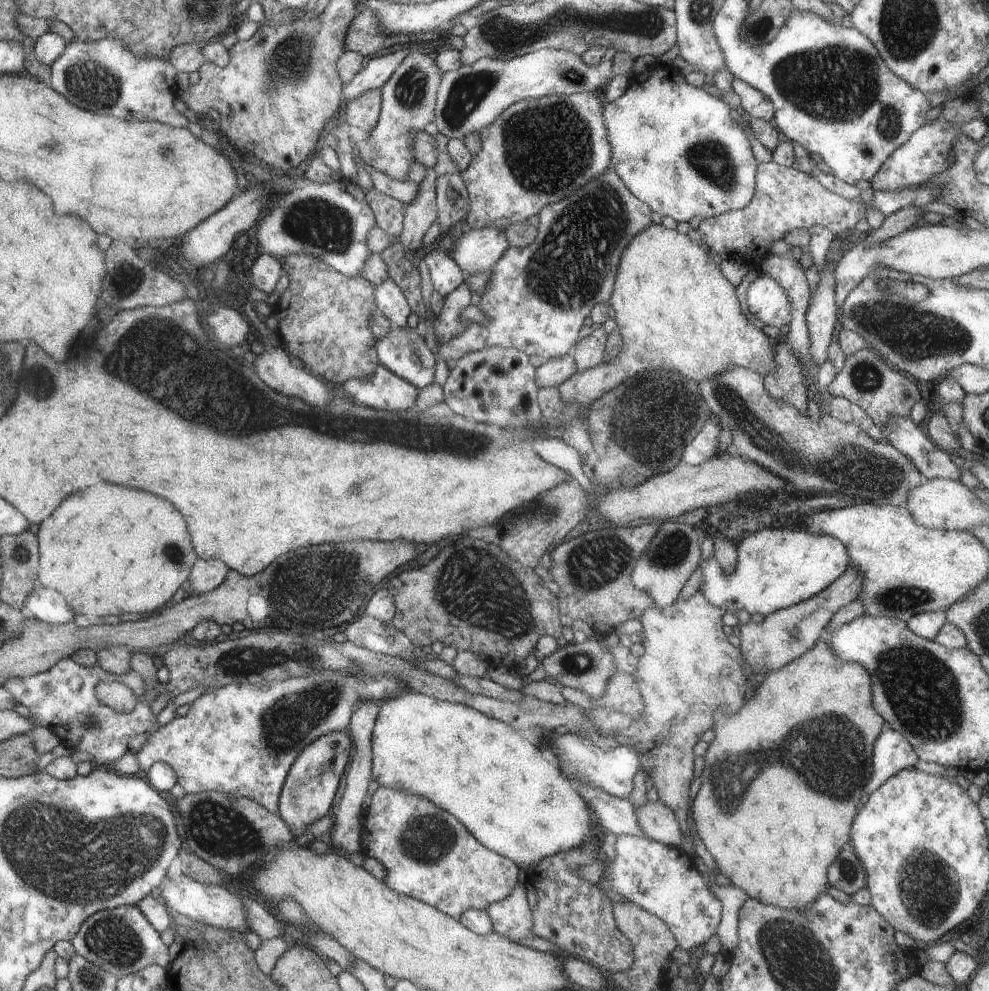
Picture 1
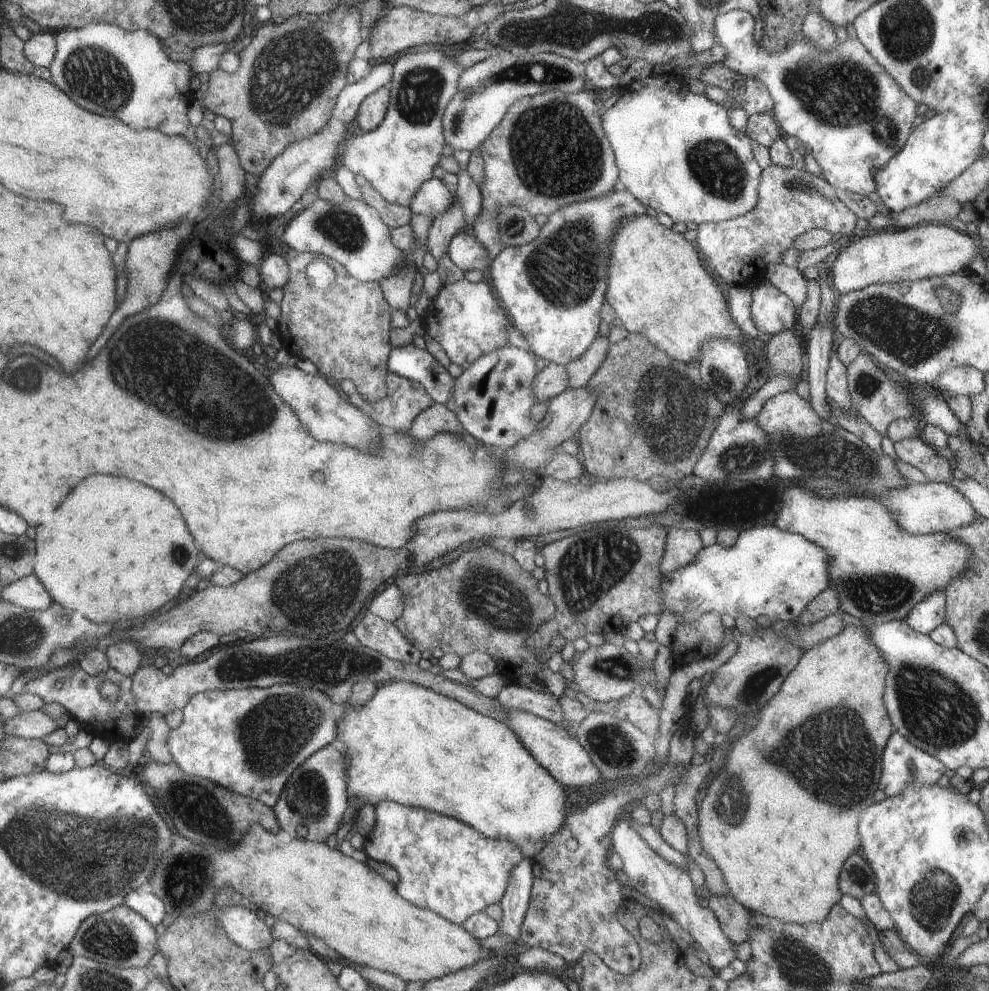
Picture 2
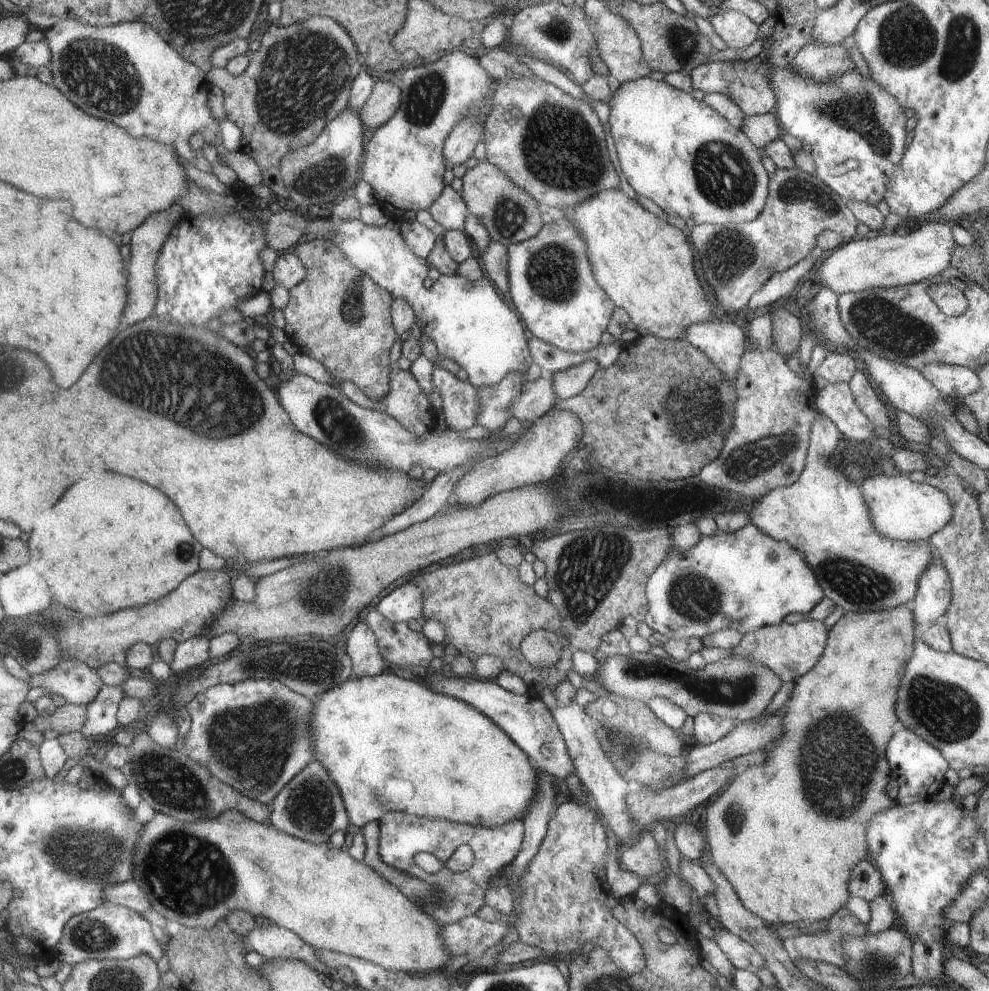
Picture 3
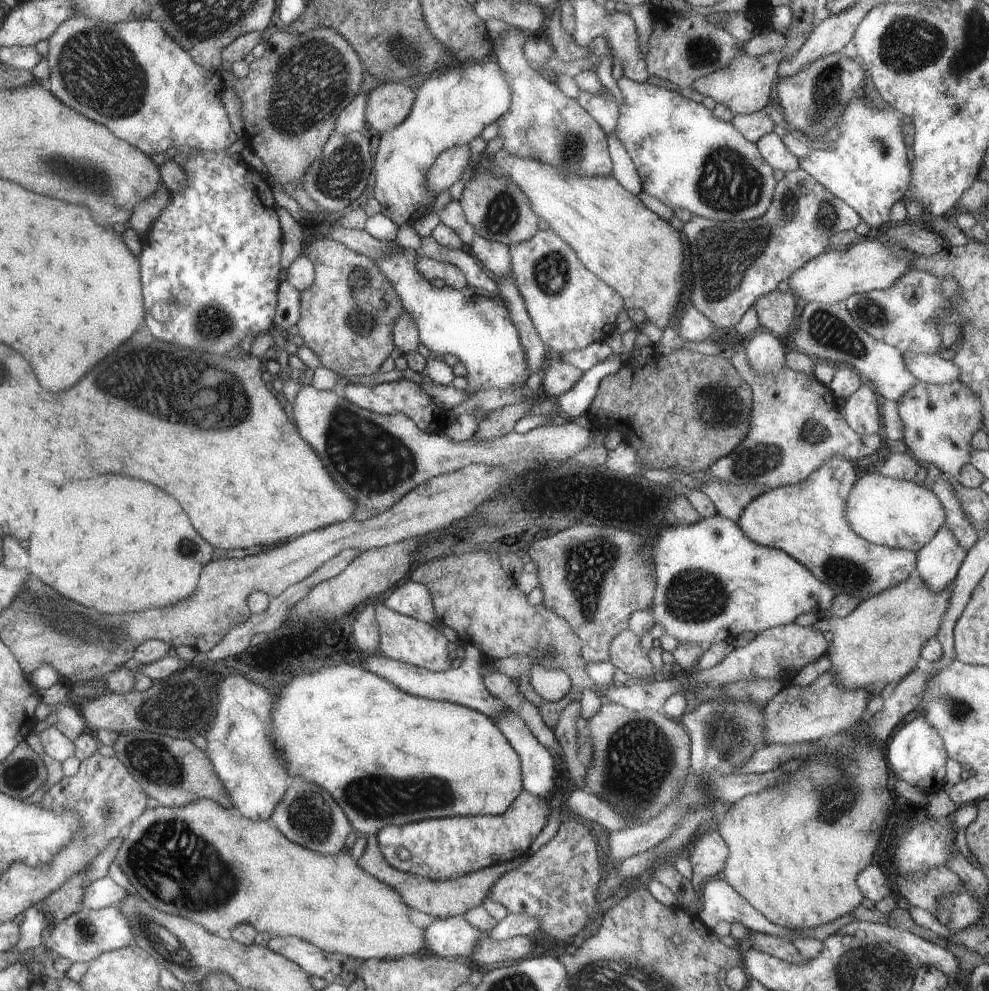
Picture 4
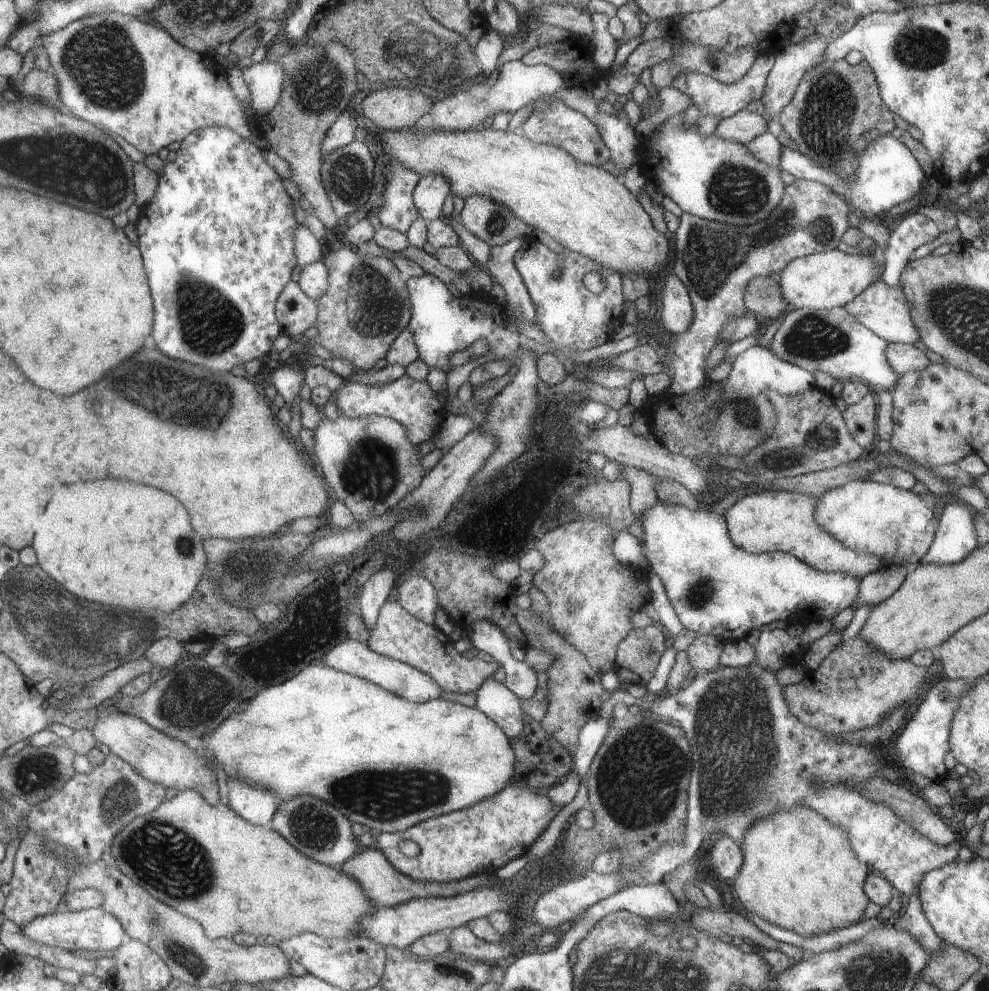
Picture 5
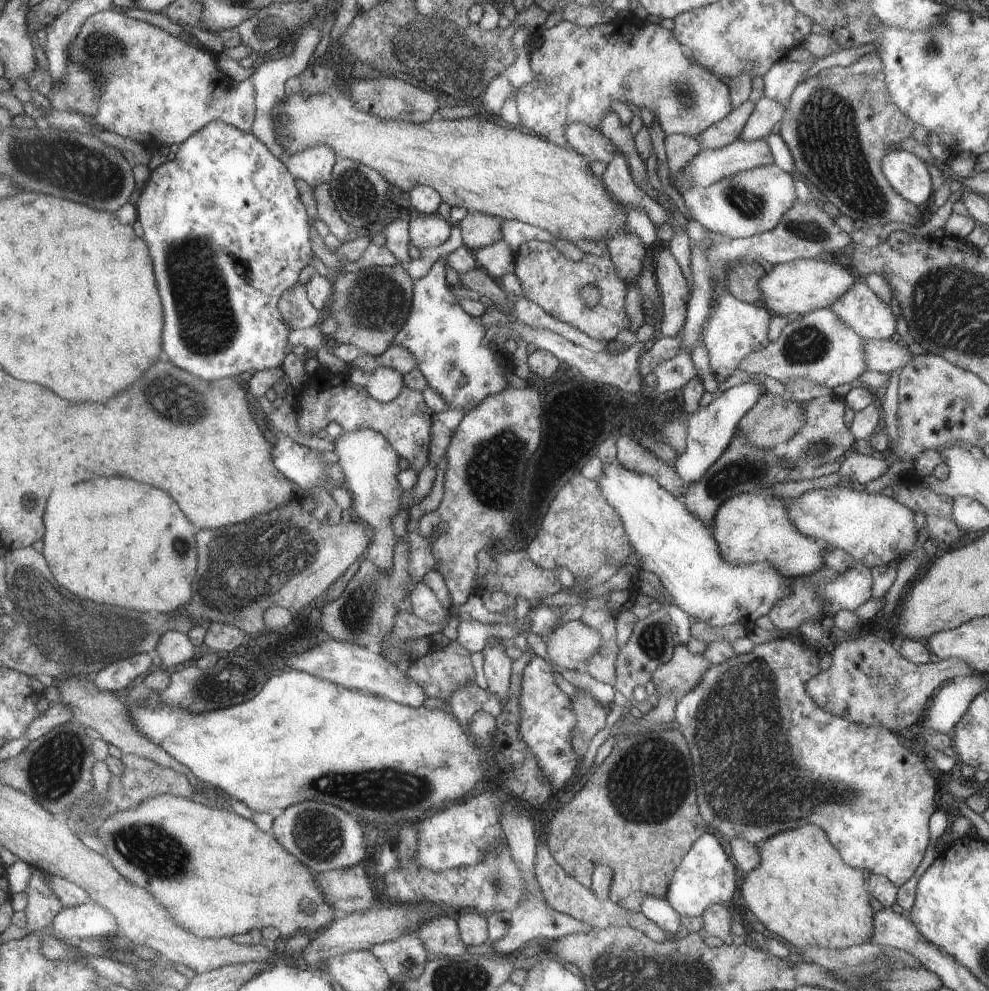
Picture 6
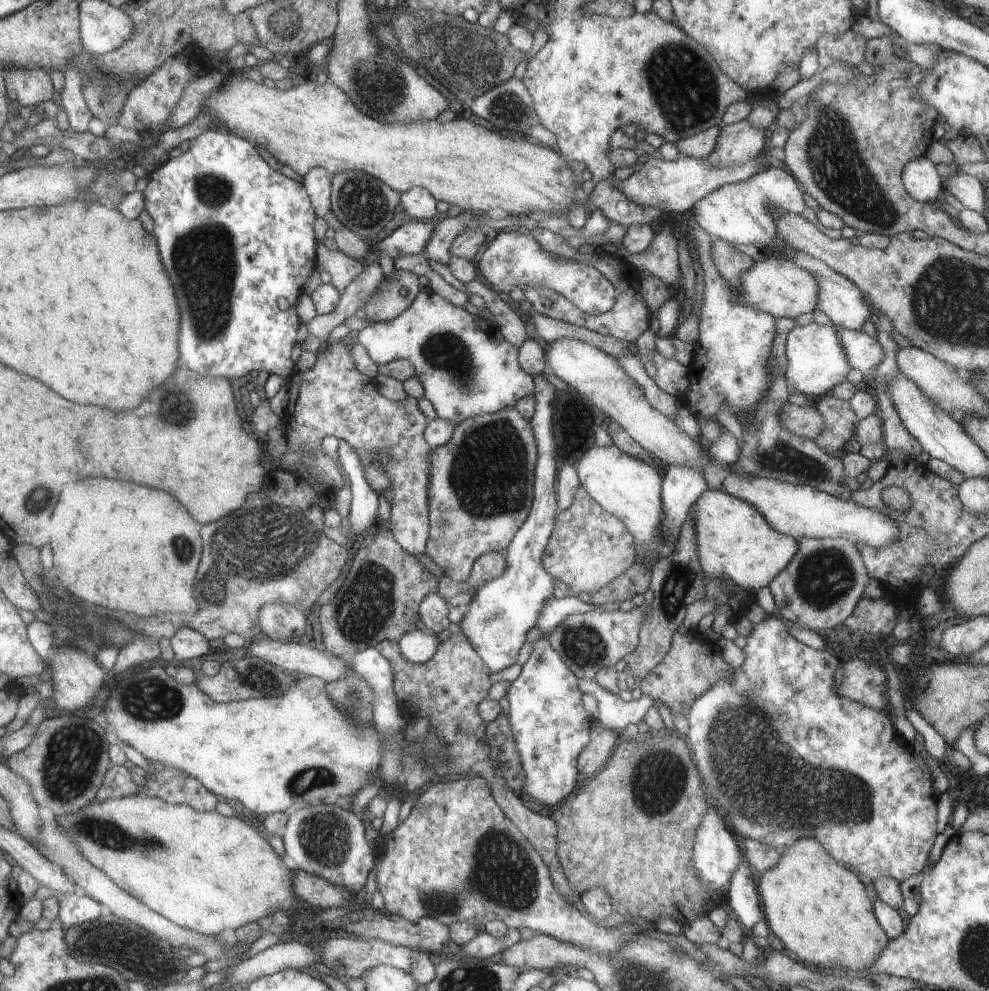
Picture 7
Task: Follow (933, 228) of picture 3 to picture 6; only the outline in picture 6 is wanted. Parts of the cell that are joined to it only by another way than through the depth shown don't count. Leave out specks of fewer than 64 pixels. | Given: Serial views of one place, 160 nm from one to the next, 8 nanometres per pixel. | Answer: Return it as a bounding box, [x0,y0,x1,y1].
[757,259,858,315]

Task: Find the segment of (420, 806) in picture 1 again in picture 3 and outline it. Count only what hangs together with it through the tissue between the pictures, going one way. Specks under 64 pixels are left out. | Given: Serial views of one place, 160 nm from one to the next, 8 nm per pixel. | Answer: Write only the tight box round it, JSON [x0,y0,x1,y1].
[378,811,525,926]

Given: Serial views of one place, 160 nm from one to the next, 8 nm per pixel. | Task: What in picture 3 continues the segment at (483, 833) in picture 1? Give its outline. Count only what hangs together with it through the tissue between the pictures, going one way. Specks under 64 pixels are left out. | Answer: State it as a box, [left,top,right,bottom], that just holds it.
[309,672,538,828]

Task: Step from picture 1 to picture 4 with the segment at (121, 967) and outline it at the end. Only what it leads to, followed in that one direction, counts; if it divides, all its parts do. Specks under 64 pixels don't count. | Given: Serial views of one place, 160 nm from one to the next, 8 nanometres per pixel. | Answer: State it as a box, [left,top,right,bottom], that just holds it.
[41,906,135,962]

